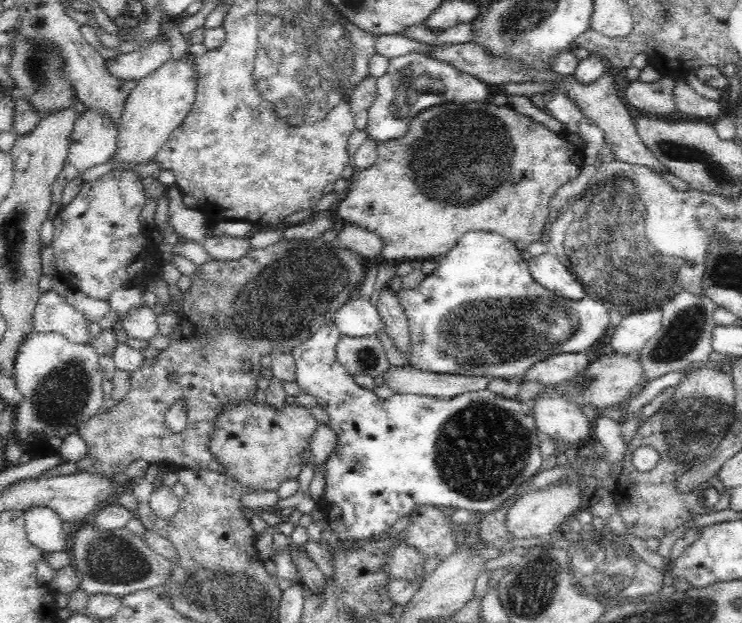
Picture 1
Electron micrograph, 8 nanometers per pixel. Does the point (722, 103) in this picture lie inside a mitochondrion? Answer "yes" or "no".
no

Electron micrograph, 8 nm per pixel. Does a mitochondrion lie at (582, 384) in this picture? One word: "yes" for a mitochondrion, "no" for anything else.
yes

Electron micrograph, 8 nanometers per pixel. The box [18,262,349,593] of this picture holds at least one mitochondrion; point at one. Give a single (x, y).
(58, 399)

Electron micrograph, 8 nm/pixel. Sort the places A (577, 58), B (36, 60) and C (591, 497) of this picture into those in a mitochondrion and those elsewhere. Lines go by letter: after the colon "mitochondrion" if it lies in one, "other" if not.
A: other
B: mitochondrion
C: other

